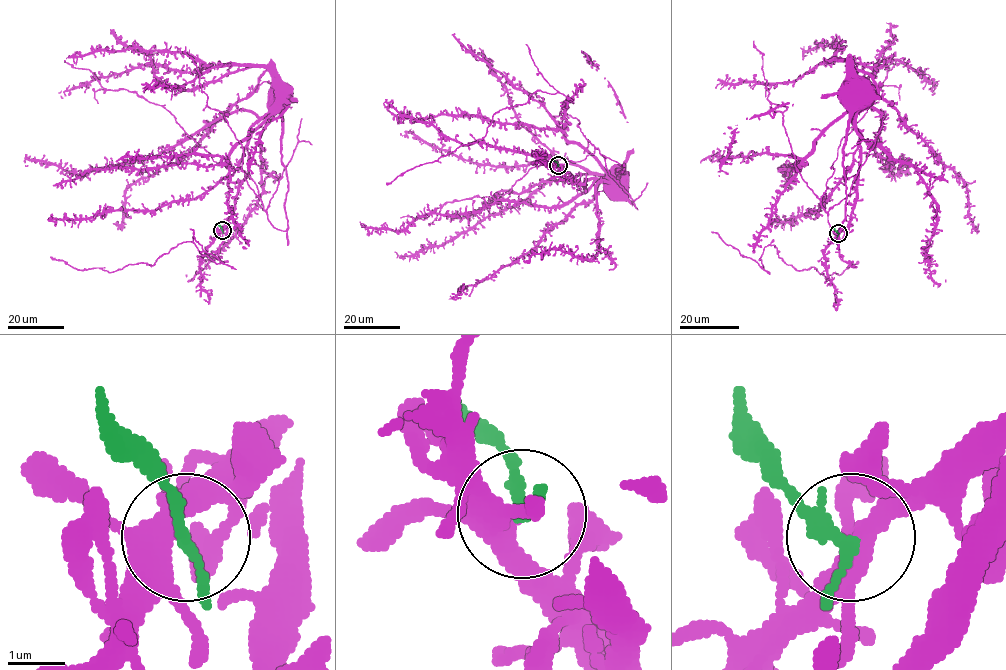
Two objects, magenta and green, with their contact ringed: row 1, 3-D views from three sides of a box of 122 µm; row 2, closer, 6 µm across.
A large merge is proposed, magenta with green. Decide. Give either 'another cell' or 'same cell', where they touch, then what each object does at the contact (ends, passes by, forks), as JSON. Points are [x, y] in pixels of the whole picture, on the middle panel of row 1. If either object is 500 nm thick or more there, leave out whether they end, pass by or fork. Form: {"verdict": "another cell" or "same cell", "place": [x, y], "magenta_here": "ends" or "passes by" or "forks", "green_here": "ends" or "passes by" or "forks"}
{"verdict": "another cell", "place": [558, 165], "magenta_here": "forks", "green_here": "passes by"}

